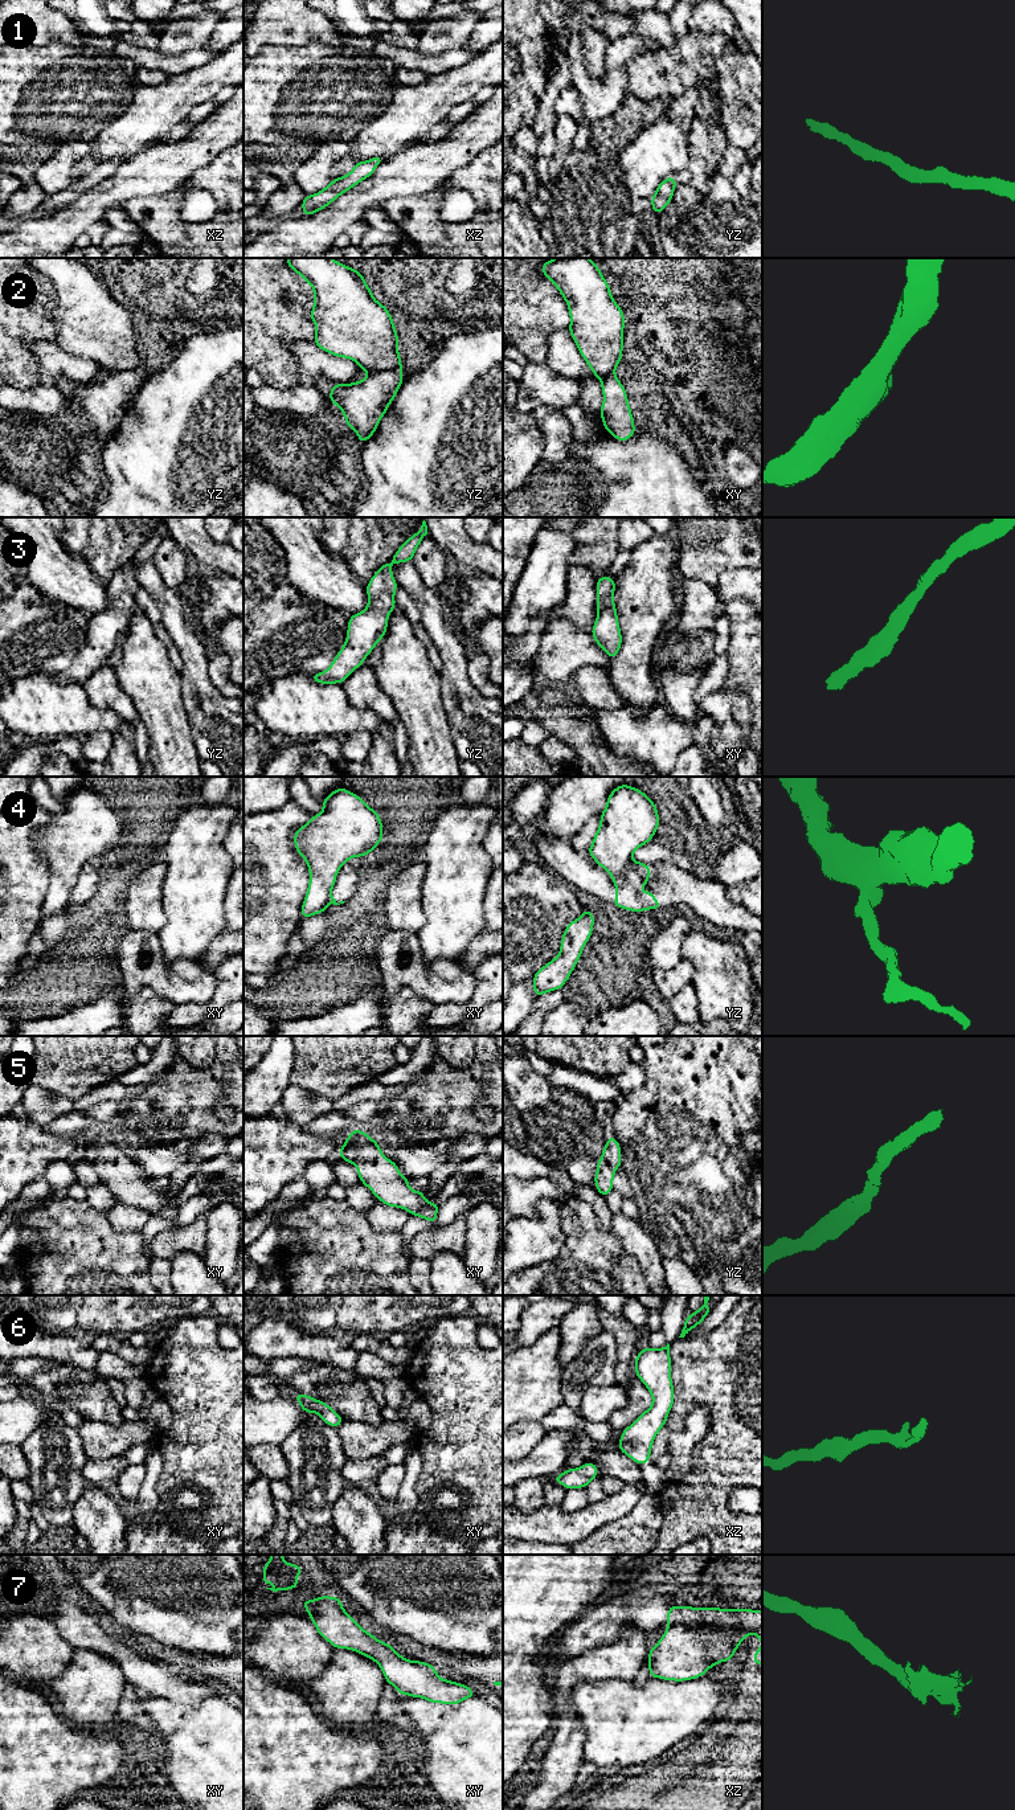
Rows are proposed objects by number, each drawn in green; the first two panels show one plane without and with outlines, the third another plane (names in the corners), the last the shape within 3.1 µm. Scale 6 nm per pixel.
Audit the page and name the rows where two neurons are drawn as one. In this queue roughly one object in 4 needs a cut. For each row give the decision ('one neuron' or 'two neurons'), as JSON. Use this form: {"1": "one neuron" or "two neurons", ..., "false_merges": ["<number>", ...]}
{"1": "one neuron", "2": "two neurons", "3": "one neuron", "4": "two neurons", "5": "one neuron", "6": "one neuron", "7": "one neuron", "false_merges": ["2", "4"]}

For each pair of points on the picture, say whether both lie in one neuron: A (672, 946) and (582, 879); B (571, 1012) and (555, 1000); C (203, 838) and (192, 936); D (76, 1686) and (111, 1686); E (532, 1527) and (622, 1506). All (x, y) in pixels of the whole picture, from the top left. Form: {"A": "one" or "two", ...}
{"A": "two", "B": "two", "C": "one", "D": "one", "E": "one"}

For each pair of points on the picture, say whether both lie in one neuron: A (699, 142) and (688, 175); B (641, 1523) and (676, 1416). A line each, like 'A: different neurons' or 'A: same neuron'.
A: same neuron
B: different neurons

